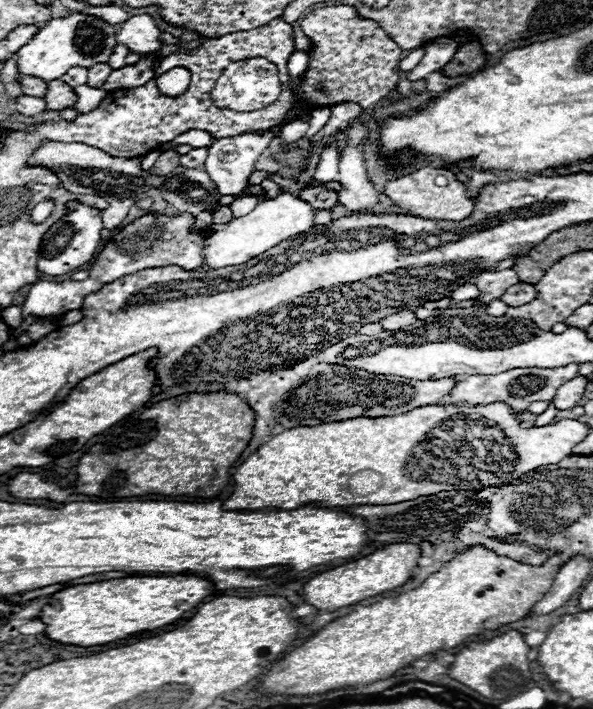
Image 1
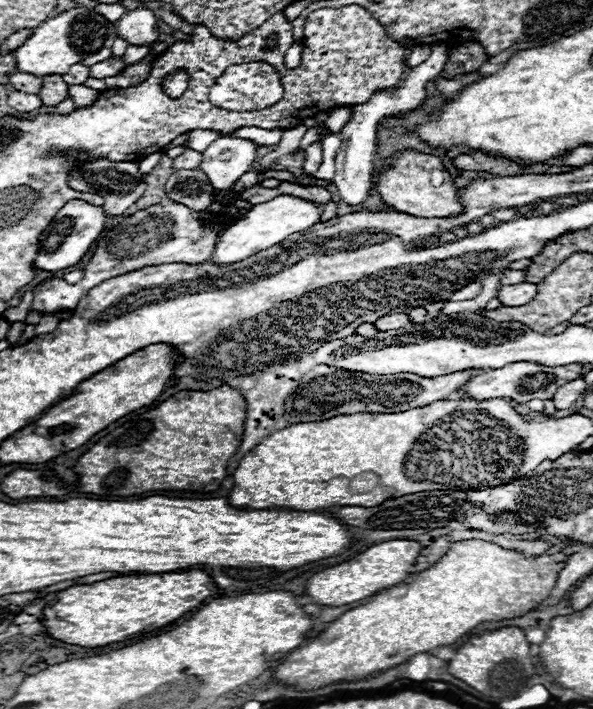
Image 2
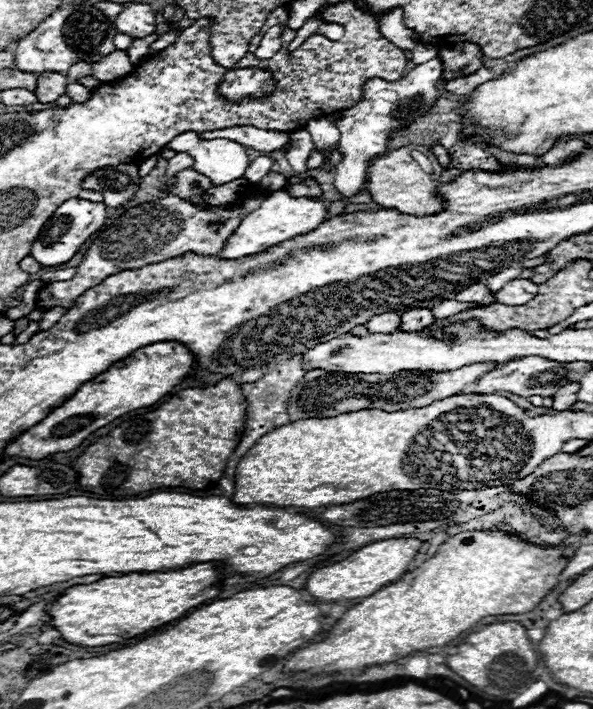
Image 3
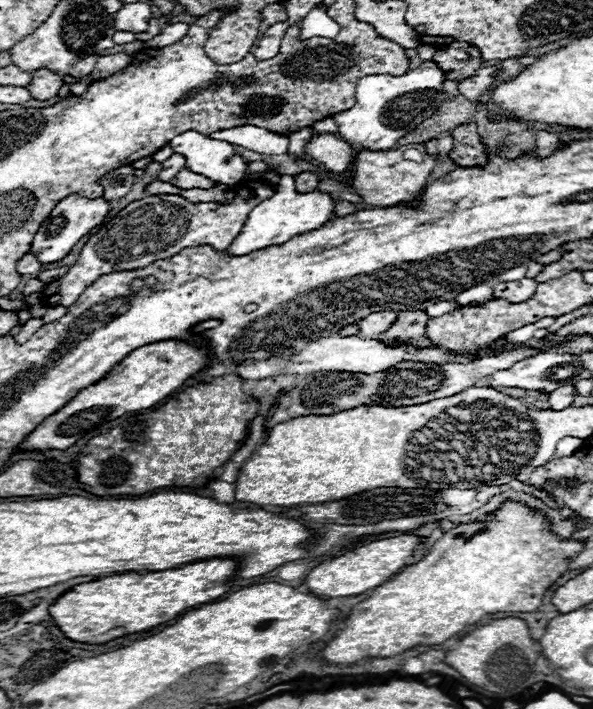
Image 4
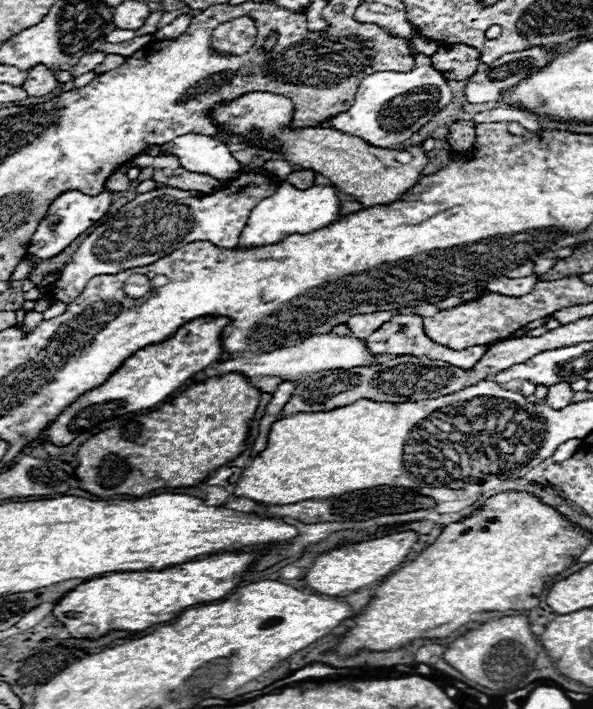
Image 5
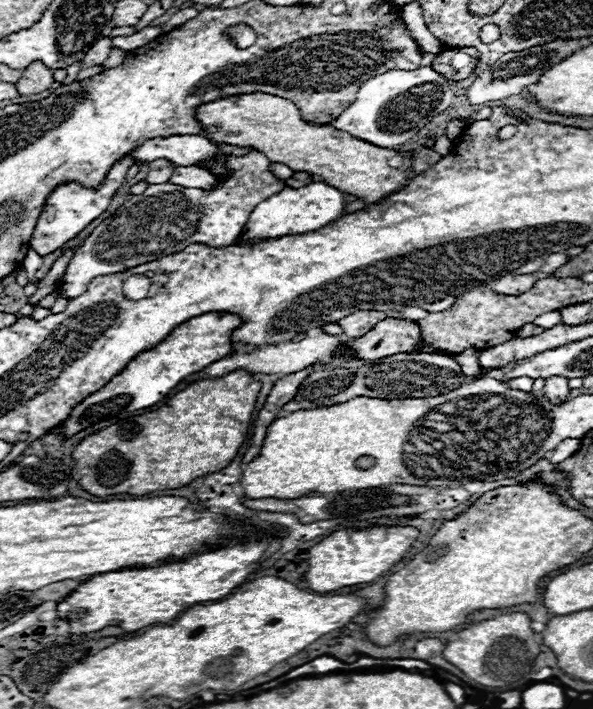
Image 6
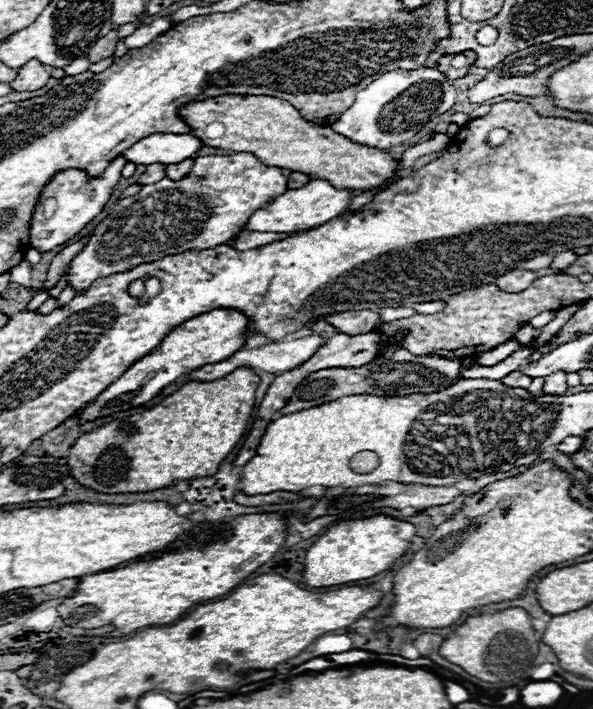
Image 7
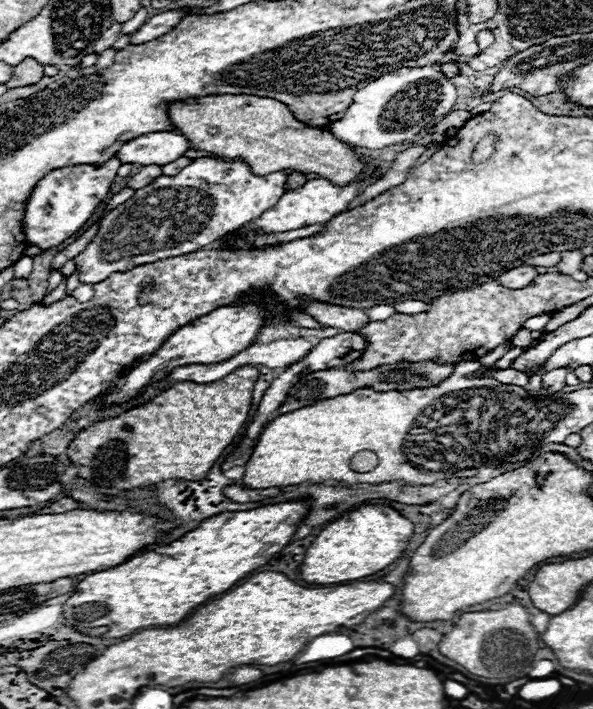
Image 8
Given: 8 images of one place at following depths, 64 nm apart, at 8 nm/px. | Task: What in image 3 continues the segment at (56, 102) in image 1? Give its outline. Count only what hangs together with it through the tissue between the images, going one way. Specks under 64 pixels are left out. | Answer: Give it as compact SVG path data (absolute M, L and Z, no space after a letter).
M38 74L36 76L36 98L38 102L54 102L58 100L64 92L66 92L66 86L68 86L68 80L66 76L62 74Z

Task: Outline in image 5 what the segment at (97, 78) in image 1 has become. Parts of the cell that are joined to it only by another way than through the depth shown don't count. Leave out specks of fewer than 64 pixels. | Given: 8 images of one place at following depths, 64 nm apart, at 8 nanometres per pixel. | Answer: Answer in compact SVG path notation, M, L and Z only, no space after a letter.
M108 54L108 56L104 58L104 62L96 66L96 74L104 74L104 72L108 72L108 70L112 70L112 68L118 68L118 66L124 64L124 60L126 60L126 58L120 56L120 54Z

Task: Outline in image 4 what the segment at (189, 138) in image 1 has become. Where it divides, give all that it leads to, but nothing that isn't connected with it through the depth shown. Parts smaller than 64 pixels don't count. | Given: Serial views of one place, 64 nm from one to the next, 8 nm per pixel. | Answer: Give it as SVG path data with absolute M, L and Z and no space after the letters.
M238 126L238 128L228 128L214 132L212 138L228 140L230 144L238 144L262 154L286 154L288 152L288 138L284 134L270 132L260 126Z

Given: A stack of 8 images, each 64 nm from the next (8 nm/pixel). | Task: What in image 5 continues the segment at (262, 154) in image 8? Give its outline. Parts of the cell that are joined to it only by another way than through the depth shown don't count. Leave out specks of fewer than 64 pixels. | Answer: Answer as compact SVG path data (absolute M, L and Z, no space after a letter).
M250 92L228 104L216 104L208 114L212 116L212 122L220 126L218 132L242 138L254 130L264 140L274 140L274 146L280 148L280 152L276 154L282 160L326 176L340 192L354 196L364 206L390 204L398 200L398 196L402 196L406 190L410 190L410 186L418 182L418 178L422 176L422 166L428 162L422 148L412 148L412 160L408 164L398 164L394 160L398 150L370 146L364 140L342 134L334 128L292 128L294 104L280 94Z

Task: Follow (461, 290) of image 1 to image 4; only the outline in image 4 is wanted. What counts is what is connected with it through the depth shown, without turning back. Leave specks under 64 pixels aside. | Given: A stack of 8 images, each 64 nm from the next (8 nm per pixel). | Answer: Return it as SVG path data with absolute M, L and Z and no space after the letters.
M480 284L480 286L474 286L470 290L464 290L456 296L458 304L466 306L466 304L482 304L486 300L490 300L494 294L492 294L492 288L486 286L486 284Z

